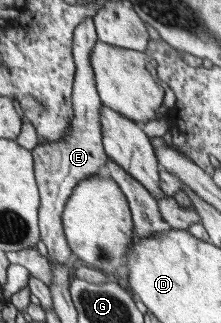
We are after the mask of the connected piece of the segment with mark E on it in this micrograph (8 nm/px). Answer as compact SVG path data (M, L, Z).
M88 17L74 31L74 58L76 59L76 81L74 83L74 111L72 125L59 142L40 142L32 149L36 160L36 179L41 193L40 231L41 239L47 247L48 256L54 263L73 267L77 261L76 253L70 248L69 240L63 229L63 212L73 191L81 181L105 172L109 157L103 141L101 99L91 56L98 42L98 31L93 17Z

